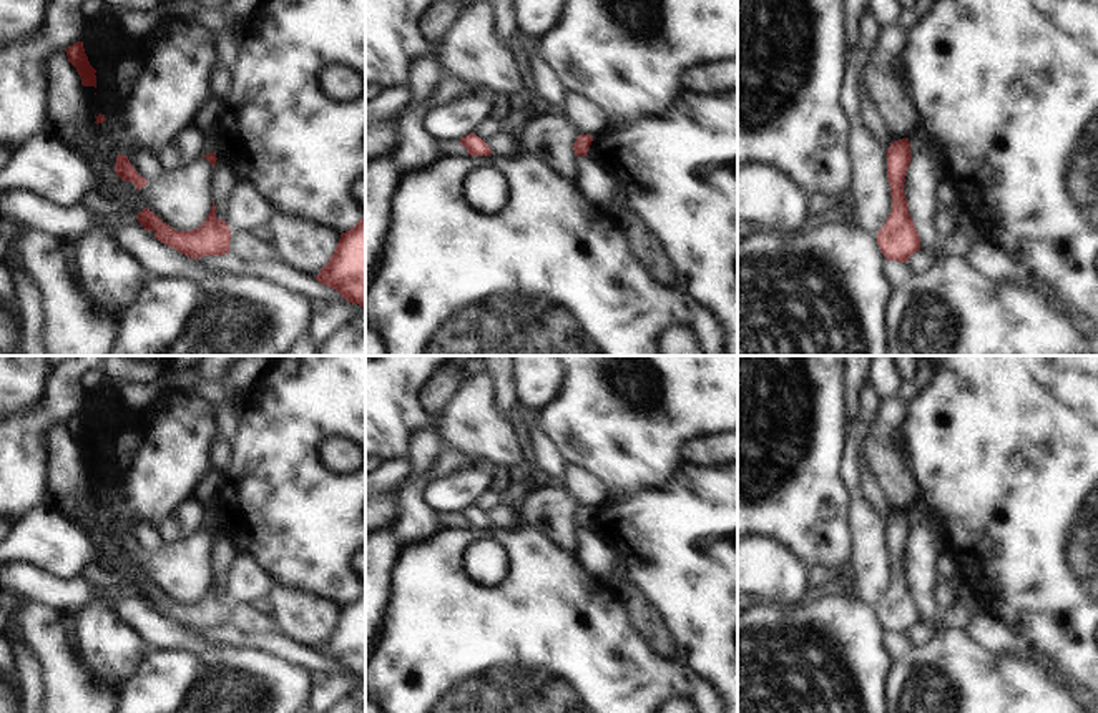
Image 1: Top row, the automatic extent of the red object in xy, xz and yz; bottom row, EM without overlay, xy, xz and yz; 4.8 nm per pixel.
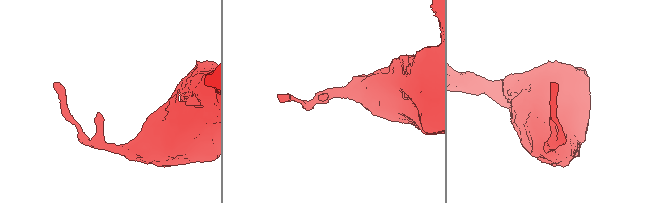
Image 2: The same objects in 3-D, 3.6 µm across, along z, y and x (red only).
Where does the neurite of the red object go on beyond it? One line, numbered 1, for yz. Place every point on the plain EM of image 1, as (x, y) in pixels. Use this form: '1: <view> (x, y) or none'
1: none

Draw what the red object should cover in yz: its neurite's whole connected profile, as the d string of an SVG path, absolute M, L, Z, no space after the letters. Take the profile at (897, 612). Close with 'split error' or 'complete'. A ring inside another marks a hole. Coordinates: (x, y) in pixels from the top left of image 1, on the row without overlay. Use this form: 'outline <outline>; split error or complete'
outline M909 510L894 514L887 520L887 552L890 557L892 583L877 605L877 617L887 633L907 635L915 623L920 623L920 610L909 587L904 565L910 532Z; complete

